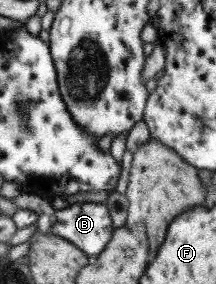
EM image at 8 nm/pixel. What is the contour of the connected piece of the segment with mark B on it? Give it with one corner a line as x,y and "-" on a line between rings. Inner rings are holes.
73,203
63,209
54,209
49,222
37,222
39,232
64,238
89,259
94,259
107,246
113,228
104,204

